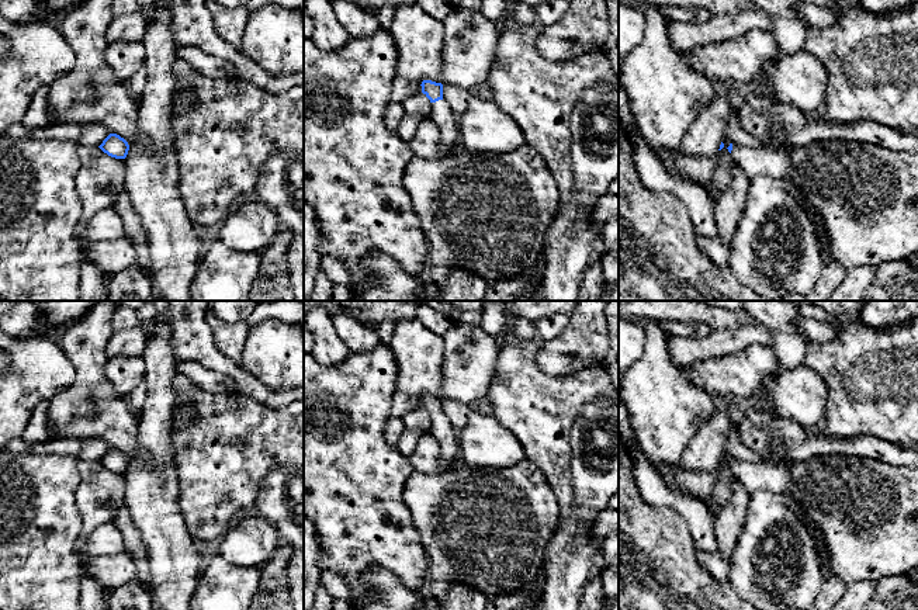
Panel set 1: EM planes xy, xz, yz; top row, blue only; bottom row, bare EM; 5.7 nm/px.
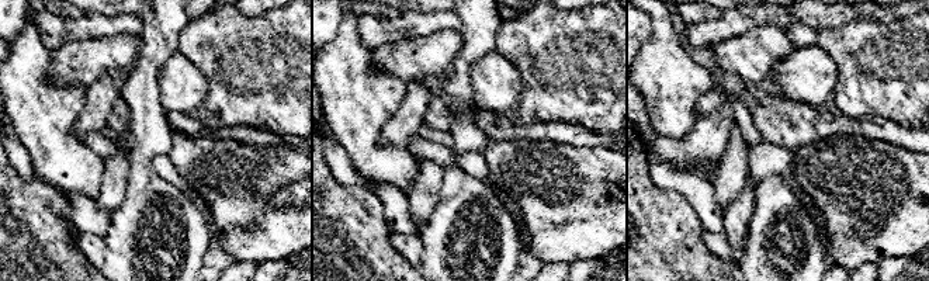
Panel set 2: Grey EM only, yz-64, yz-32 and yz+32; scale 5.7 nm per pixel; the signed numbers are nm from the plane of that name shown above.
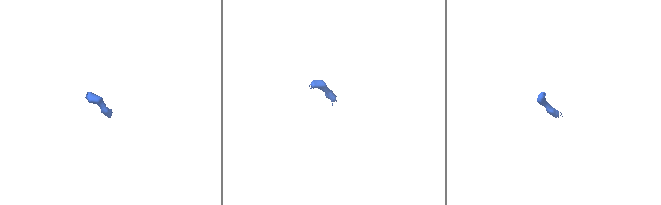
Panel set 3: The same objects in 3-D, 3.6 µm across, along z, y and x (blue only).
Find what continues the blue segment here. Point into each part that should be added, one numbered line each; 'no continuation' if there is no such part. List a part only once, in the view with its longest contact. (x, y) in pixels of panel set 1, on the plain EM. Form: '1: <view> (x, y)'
1: xz (442, 429)

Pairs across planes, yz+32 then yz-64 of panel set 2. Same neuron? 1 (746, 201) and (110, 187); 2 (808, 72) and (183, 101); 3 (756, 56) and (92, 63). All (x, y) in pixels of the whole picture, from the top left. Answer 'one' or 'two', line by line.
1: one
2: one
3: one

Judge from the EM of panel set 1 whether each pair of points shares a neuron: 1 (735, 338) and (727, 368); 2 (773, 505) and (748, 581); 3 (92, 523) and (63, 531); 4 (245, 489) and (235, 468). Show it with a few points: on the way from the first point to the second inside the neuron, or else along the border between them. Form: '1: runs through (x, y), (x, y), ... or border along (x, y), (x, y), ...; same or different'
1: border along (764, 345), (748, 345), (733, 353), (699, 361); different
2: runs through (768, 523), (755, 539), (750, 562); same
3: border along (75, 495), (80, 516), (75, 554), (80, 561); different
4: runs through (239, 484), (235, 479), (235, 474); same

